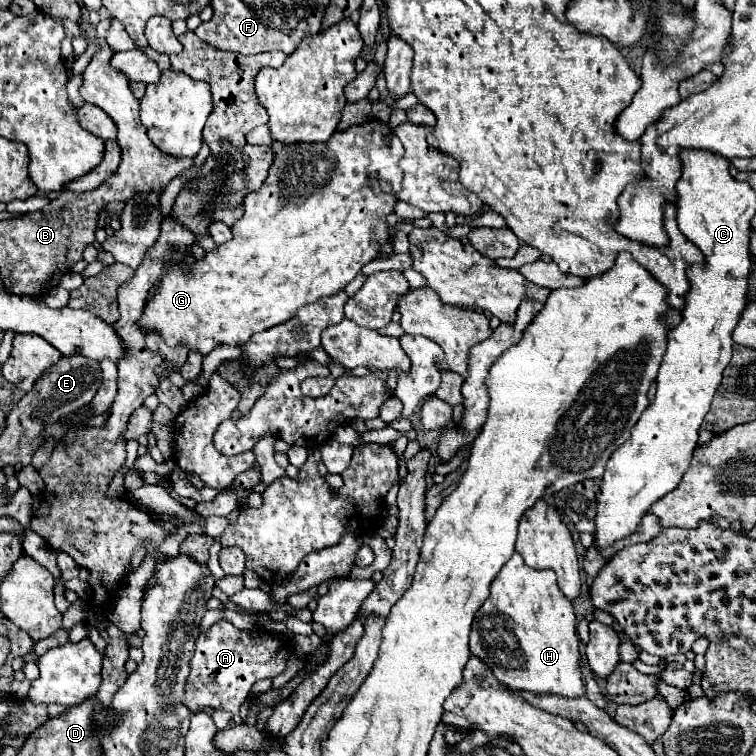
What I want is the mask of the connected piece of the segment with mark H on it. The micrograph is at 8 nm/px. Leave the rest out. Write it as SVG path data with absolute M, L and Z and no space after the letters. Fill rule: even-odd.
M514 552L514 556L504 564L500 574L490 584L490 596L476 612L472 632L470 632L470 650L474 656L482 658L494 672L500 684L518 690L530 692L534 696L556 694L564 698L580 698L586 696L584 676L582 676L582 654L580 654L580 638L576 632L576 616L570 600L564 600L556 584L556 574L552 570L534 570L524 564L522 556Z

